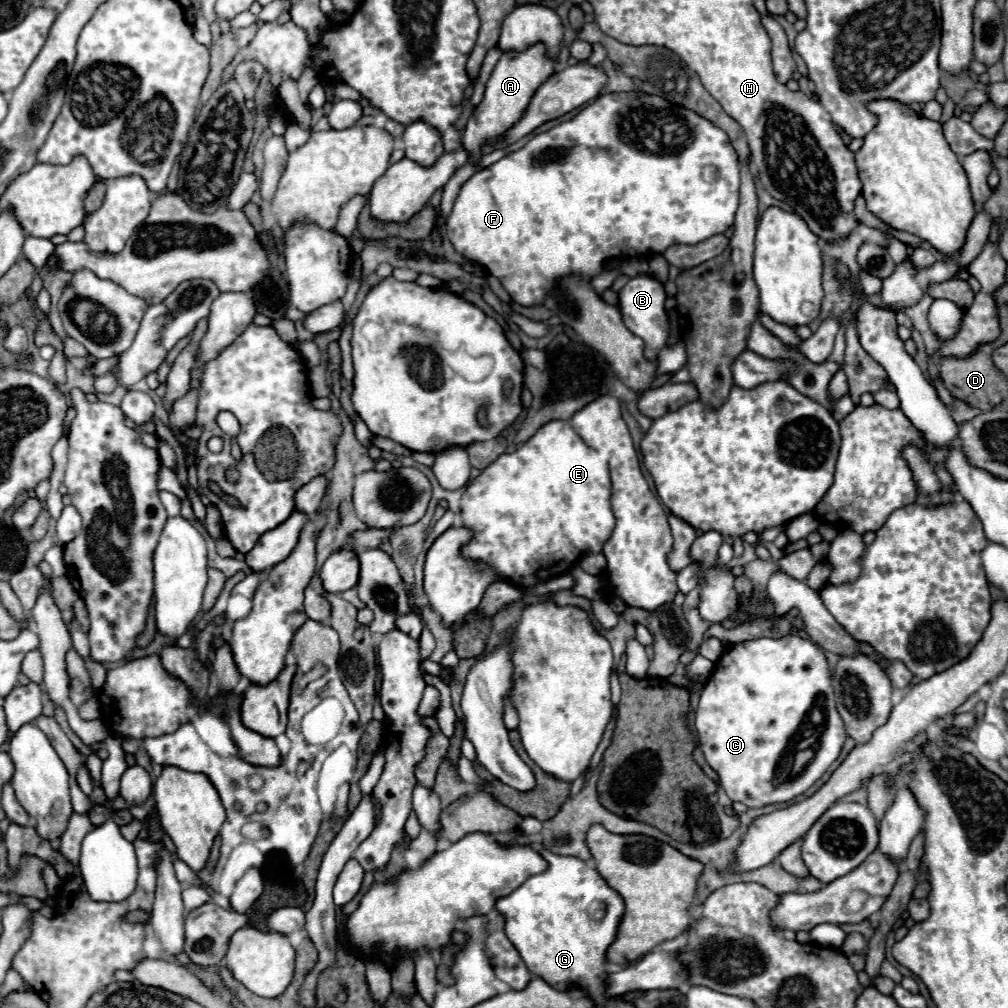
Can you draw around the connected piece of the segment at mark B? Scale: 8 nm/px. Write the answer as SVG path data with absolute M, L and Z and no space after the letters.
M636 275L620 289L618 297L620 297L618 307L622 313L624 325L634 335L644 339L644 357L648 361L658 361L658 353L660 353L660 349L666 347L666 341L670 335L670 323L668 323L668 315L666 315L666 307L664 307L664 301L666 301L664 285L652 275Z

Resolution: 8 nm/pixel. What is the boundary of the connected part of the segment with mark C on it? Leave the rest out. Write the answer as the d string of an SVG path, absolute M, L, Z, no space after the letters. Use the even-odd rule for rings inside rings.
M786 635L782 639L756 639L732 645L718 661L706 681L696 709L696 731L700 749L708 765L718 773L720 787L730 801L740 801L748 807L764 807L770 803L786 803L810 789L826 769L838 759L846 741L844 721L834 705L832 677L824 651L810 639ZM812 749L814 757L800 769L794 769L794 759L800 751Z

